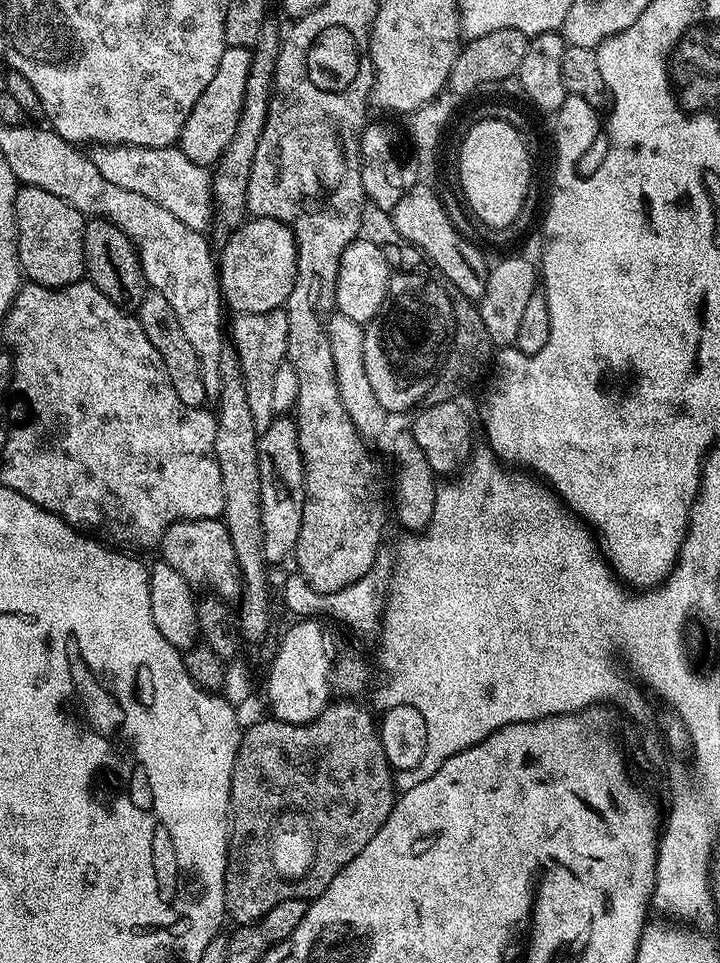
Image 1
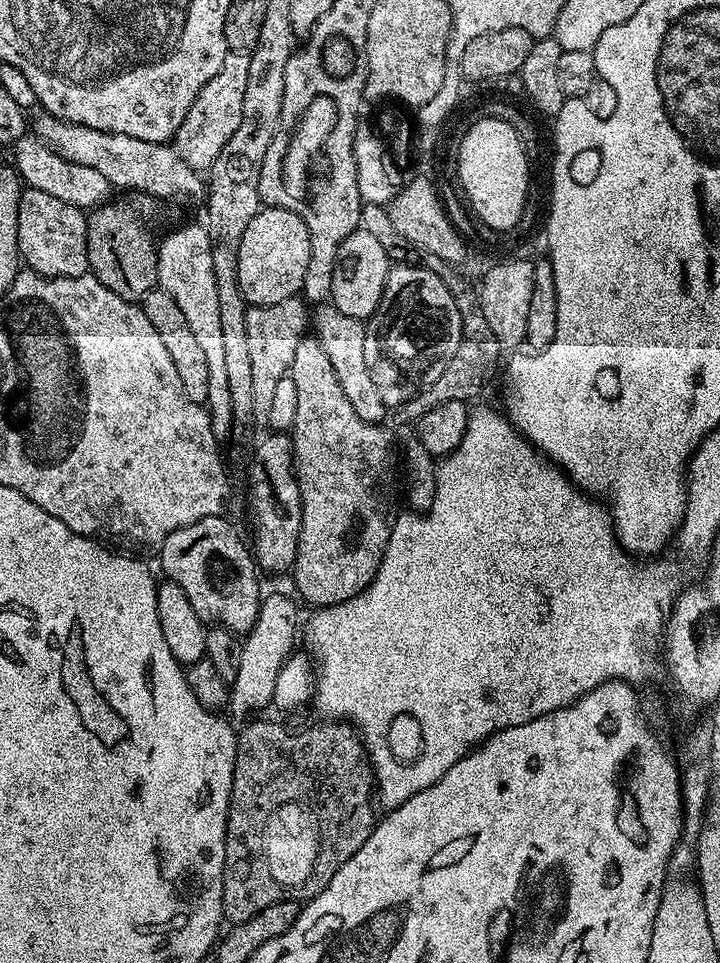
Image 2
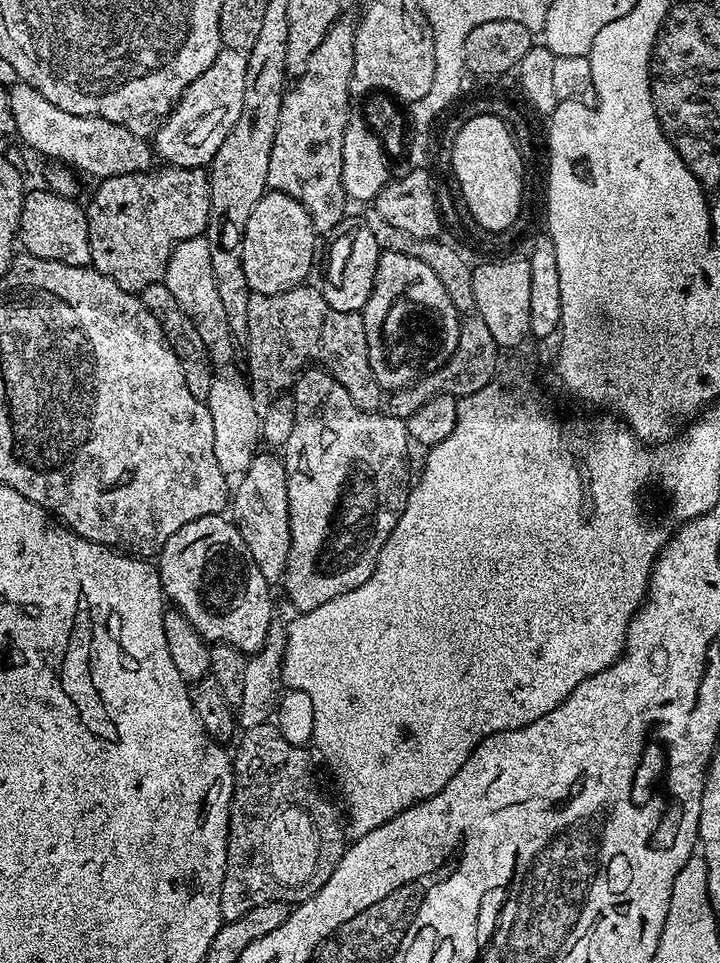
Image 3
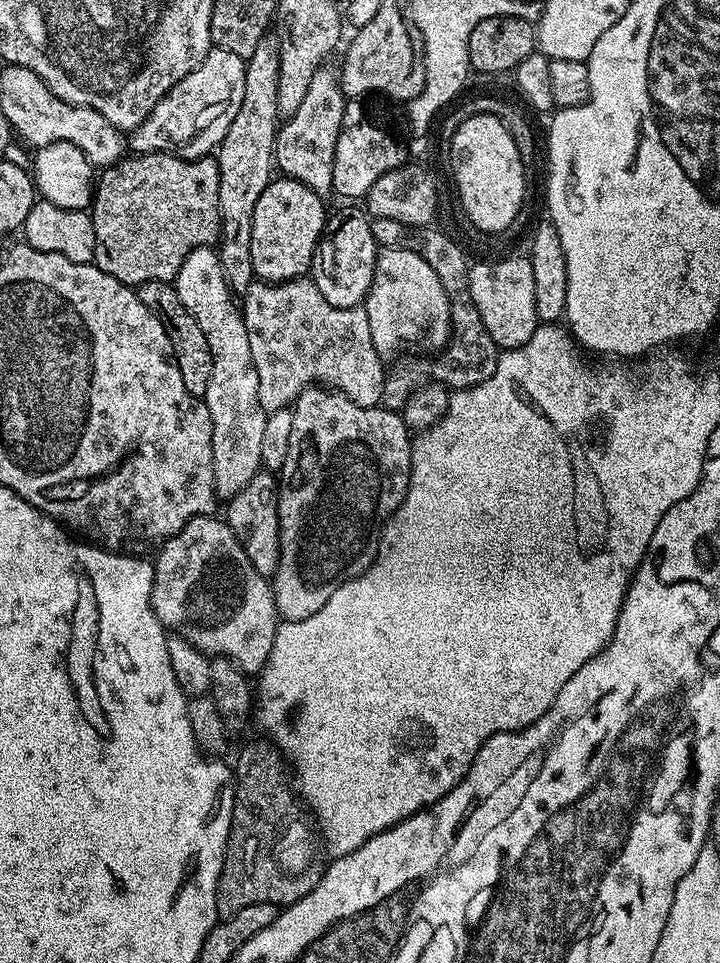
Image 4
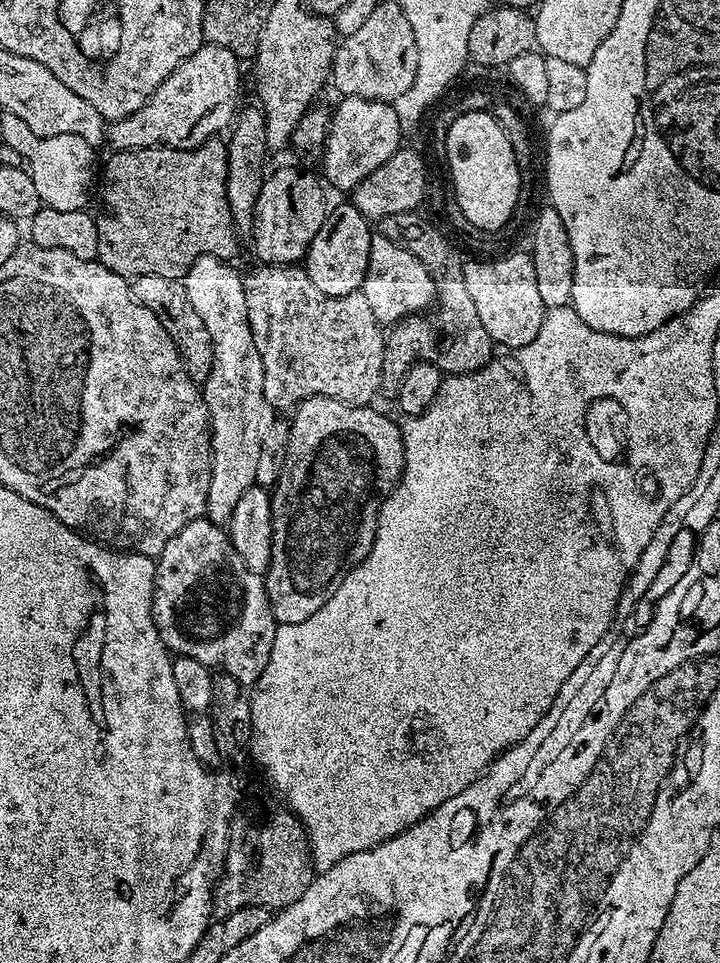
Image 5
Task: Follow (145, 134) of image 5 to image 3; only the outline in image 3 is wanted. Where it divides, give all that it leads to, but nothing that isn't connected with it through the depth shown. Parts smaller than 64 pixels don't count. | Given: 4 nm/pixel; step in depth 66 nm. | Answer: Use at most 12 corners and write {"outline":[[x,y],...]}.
{"outline":[[224,48],[154,133],[173,168],[211,165],[246,94]]}

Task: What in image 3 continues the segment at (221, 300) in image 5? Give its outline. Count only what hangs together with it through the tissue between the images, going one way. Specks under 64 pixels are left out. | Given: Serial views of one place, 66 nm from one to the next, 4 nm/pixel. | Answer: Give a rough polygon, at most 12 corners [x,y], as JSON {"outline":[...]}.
{"outline":[[204,236],[170,254],[163,284],[212,359],[214,458],[239,478],[261,413],[226,326]]}

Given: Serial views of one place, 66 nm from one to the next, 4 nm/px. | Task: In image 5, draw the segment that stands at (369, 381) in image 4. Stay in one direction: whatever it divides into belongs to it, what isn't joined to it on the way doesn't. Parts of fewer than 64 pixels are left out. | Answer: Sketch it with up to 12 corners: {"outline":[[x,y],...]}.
{"outline":[[303,267],[243,277],[262,394],[368,406],[385,333]]}

